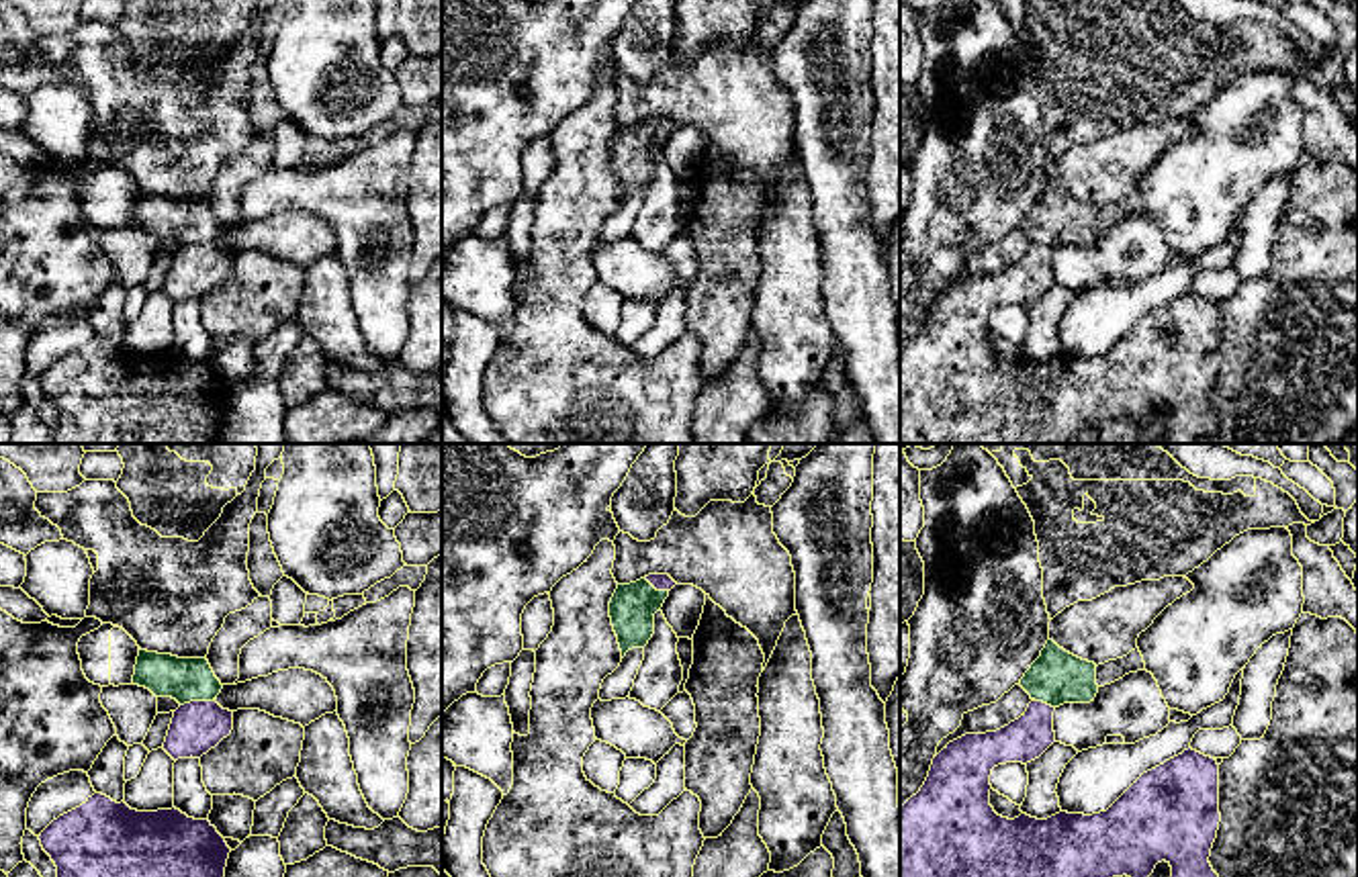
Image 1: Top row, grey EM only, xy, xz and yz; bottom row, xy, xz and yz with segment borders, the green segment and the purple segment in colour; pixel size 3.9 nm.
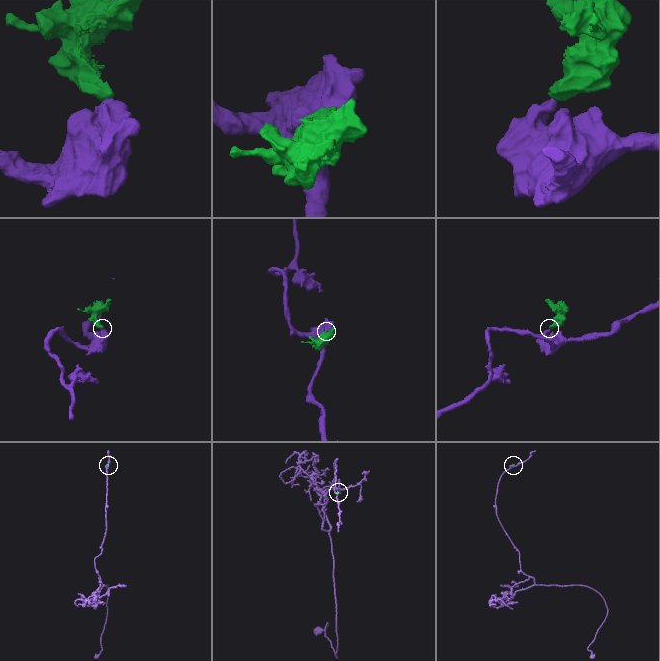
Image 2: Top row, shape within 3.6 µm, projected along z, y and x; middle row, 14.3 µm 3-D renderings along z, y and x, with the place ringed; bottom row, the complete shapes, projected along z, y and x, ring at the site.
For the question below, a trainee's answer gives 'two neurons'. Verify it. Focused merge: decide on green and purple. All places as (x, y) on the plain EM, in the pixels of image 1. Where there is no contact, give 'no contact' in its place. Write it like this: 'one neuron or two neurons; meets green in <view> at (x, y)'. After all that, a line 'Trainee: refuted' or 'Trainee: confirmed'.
two neurons; meets green in xy at (197, 242)
Trainee: confirmed

